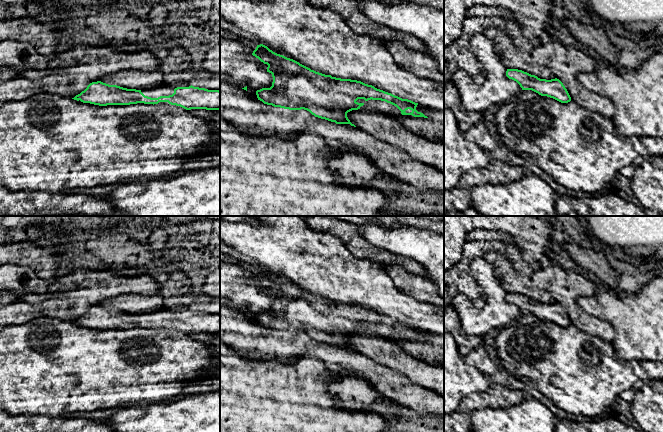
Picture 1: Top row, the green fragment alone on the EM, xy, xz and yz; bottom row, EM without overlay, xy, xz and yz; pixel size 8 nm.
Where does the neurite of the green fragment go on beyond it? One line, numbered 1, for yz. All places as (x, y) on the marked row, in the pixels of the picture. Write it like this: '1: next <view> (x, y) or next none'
1: next none

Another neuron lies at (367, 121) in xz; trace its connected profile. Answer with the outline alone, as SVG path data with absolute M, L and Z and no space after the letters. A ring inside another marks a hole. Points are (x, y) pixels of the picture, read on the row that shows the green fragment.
M364 109L352 110L347 117L356 127L378 140L405 151L412 159L444 173L444 142L413 133L396 119Z

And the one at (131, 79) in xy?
M120 70L103 76L100 81L109 85L117 85L127 89L148 89L161 86L165 83L165 73L157 71Z

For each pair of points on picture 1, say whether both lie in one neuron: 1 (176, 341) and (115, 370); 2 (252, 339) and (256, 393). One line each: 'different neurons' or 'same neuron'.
1: same neuron
2: different neurons

